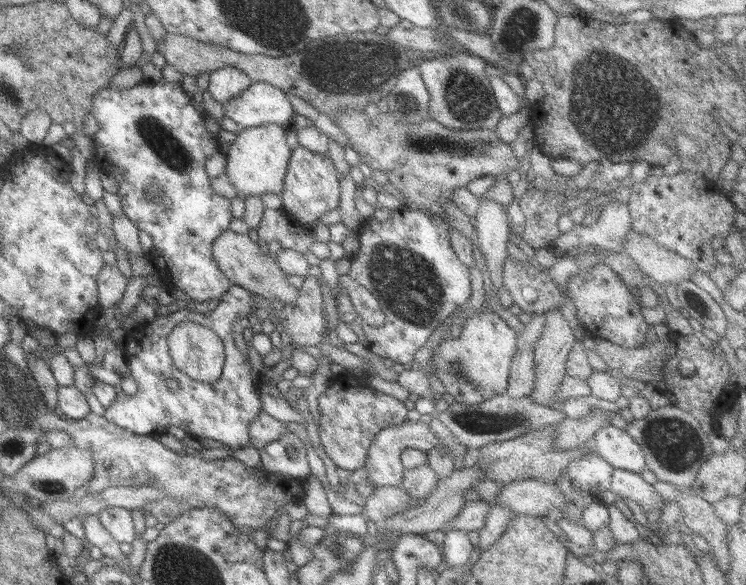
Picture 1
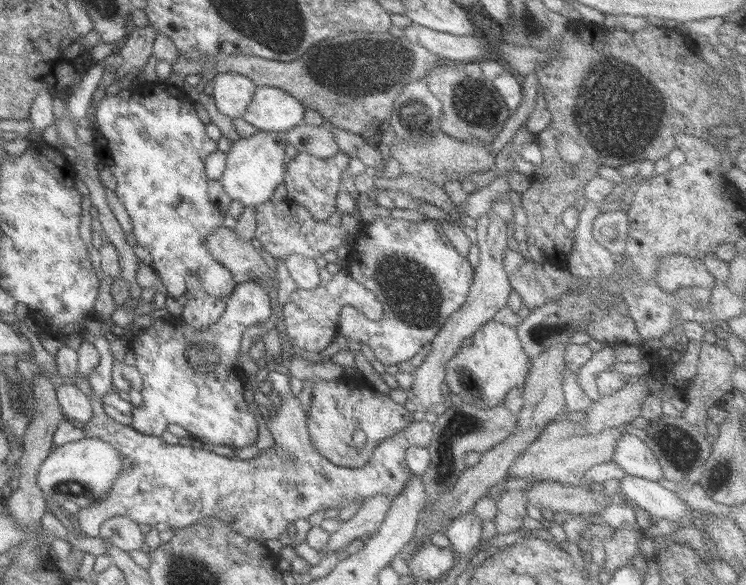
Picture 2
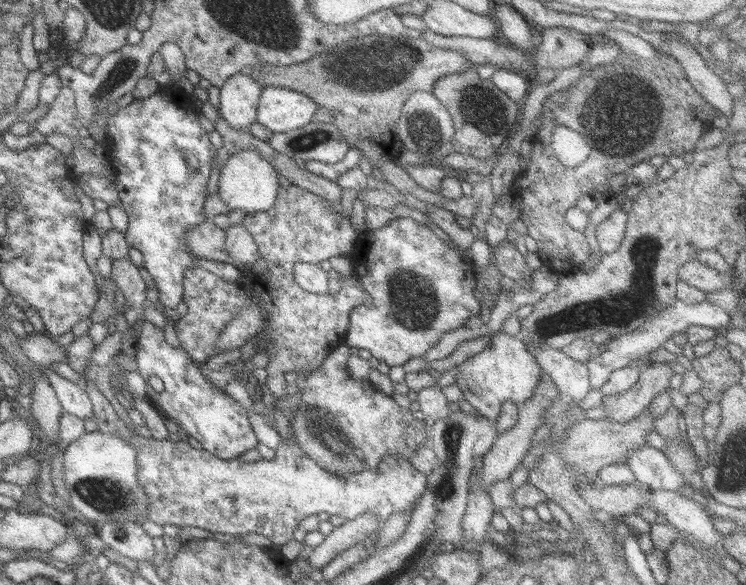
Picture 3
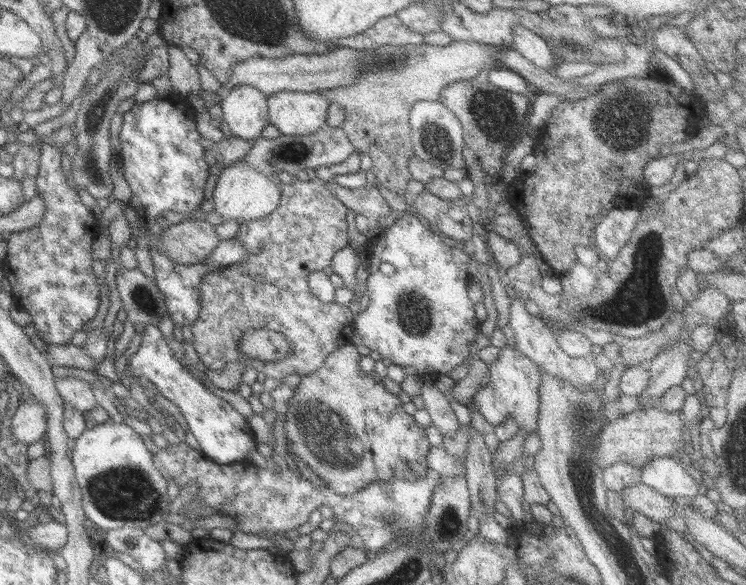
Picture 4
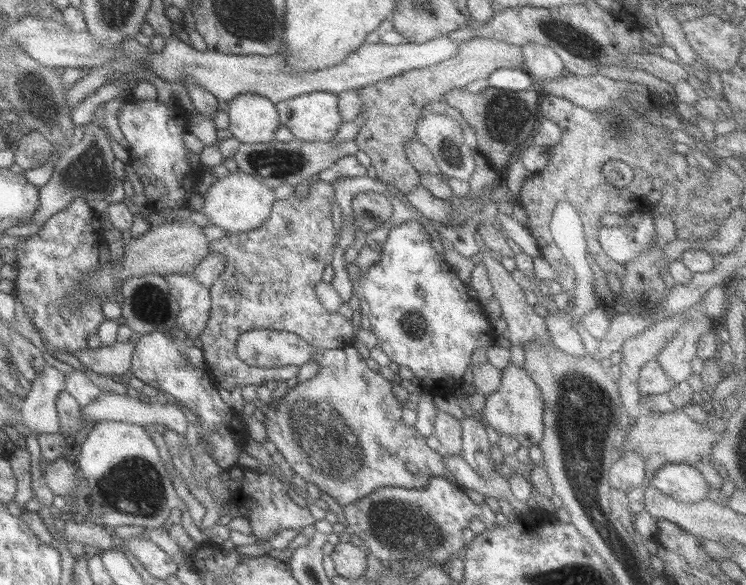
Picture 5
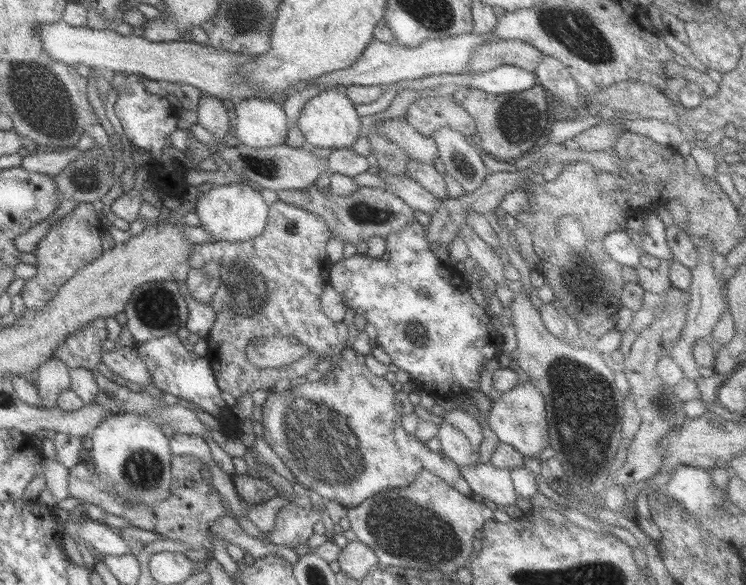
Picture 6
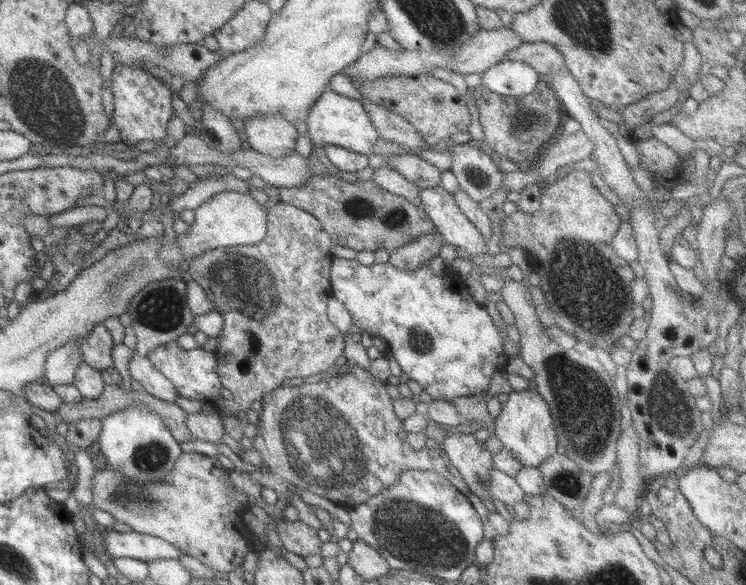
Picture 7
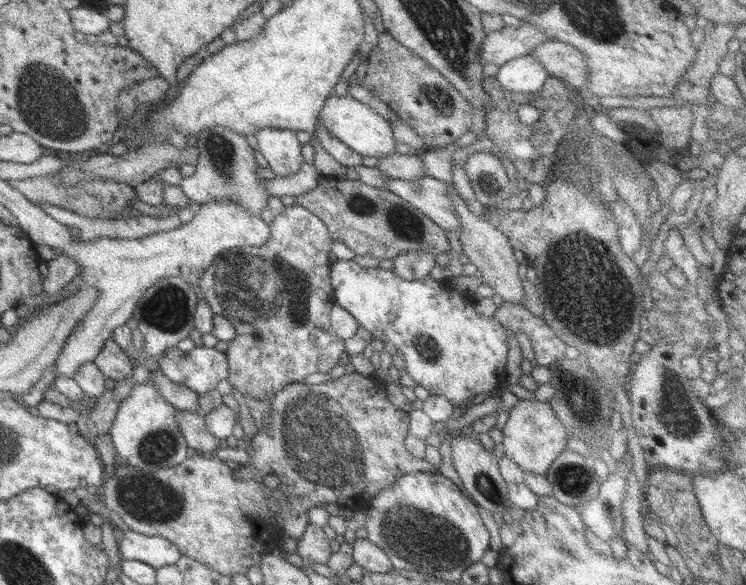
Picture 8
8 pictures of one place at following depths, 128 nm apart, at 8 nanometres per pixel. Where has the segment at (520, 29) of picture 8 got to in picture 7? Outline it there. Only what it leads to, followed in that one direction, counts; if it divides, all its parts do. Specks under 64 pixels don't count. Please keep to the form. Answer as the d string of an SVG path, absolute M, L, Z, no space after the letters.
M504 26L496 30L481 29L474 37L462 43L460 47L440 51L394 51L388 50L376 42L368 53L362 53L360 59L347 67L342 74L350 78L351 81L364 79L366 82L376 80L379 77L388 78L394 75L414 78L420 76L420 74L431 74L435 68L442 68L462 76L475 73L482 74L492 66L503 62L508 53L522 44L522 38L518 38L510 30L510 27Z

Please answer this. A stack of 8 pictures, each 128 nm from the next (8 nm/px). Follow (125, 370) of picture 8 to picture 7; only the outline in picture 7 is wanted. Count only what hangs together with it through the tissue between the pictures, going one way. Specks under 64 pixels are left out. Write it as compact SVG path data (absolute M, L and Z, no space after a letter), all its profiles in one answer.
M97 323L81 342L83 362L96 370L108 370L114 367L112 348L115 342L103 323Z

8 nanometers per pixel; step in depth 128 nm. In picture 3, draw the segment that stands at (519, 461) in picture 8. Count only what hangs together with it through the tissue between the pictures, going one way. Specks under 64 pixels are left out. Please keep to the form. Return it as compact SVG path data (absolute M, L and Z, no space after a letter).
M502 331L496 332L483 351L458 366L460 371L455 383L462 389L468 404L489 420L497 420L506 402L518 406L532 398L542 371L521 336L511 336Z

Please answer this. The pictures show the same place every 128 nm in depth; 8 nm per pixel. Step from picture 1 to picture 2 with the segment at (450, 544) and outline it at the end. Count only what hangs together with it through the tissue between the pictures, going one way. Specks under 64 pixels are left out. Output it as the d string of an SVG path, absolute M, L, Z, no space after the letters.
M472 509L463 517L455 518L445 532L451 552L459 558L470 554L473 548L477 548L483 538L482 524L482 520L472 514Z

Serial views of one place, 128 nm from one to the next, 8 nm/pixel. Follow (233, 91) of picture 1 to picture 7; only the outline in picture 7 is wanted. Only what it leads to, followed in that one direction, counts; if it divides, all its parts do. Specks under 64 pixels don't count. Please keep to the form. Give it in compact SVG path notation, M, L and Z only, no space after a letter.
M267 114L244 120L244 132L250 148L273 158L295 152L297 129L280 114Z

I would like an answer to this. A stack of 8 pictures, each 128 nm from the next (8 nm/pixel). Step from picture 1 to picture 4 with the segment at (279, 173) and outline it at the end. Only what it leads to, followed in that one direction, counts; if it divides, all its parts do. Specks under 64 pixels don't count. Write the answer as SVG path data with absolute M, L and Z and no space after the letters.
M240 160L221 170L213 191L213 211L224 221L237 220L243 223L268 216L279 205L280 199L281 190L272 179L248 166L245 160Z

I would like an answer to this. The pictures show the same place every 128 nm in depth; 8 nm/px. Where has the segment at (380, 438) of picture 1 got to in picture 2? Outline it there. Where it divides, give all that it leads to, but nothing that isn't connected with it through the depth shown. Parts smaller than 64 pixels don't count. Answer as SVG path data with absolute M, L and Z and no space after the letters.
M99 319L90 320L85 324L84 331L81 332L83 340L93 344L99 352L98 366L92 369L88 375L90 386L93 388L95 396L90 396L92 407L94 408L92 418L85 423L84 434L86 438L97 438L101 441L112 445L123 458L123 466L118 479L114 481L112 489L102 501L92 503L90 507L80 510L78 522L81 535L97 538L100 535L100 527L104 521L116 516L126 516L134 523L146 524L148 527L154 527L158 524L166 524L171 530L180 530L192 527L204 519L216 518L223 521L236 531L238 535L245 538L260 541L270 546L276 546L283 534L286 534L290 527L294 526L297 520L307 519L318 511L328 511L336 507L348 506L354 501L364 502L366 499L376 495L388 495L390 499L402 493L406 483L410 481L412 472L405 463L406 449L411 446L428 448L430 441L433 439L433 424L422 419L412 421L404 430L394 434L392 438L385 438L379 446L372 451L372 456L366 463L366 466L347 469L338 467L328 459L320 456L316 447L312 444L307 429L307 416L302 409L300 400L290 389L289 377L270 371L267 380L270 380L272 388L281 396L282 404L277 409L278 415L270 417L265 421L268 430L274 438L274 445L262 450L258 456L252 459L236 459L236 457L221 457L220 454L210 452L203 448L192 446L182 446L179 443L170 445L160 437L151 437L138 432L134 427L128 427L118 423L116 420L108 417L102 409L103 395L111 390L113 384L111 379L111 370L113 367L113 356L111 353L110 343L103 335Z

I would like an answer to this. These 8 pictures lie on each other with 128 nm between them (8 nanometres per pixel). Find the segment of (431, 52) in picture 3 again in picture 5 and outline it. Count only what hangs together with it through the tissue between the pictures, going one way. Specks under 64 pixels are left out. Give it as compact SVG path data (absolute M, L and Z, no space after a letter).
M473 38L459 43L456 57L356 90L363 102L361 113L365 114L366 122L359 128L354 142L371 158L378 180L392 184L405 194L419 184L419 172L408 160L406 145L415 139L415 128L423 106L443 100L449 90L465 88L479 79L488 80L496 70L524 69L524 56L519 45L512 46L490 38Z

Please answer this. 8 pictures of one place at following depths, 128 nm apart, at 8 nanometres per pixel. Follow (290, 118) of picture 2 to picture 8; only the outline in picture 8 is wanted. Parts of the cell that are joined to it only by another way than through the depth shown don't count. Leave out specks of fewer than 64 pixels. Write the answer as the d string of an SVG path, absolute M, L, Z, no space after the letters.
M349 94L345 97L330 95L320 111L318 123L322 123L332 137L352 148L361 157L377 158L379 161L396 153L396 141L391 124L383 116L376 114L375 110L358 102Z

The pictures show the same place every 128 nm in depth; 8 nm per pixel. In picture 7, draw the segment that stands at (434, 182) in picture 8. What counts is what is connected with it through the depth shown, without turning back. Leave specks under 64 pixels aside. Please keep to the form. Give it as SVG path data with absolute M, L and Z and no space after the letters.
M441 185L418 189L419 207L435 224L443 244L460 246L468 254L486 253L488 244L484 243L476 226L460 212L452 193L448 193Z

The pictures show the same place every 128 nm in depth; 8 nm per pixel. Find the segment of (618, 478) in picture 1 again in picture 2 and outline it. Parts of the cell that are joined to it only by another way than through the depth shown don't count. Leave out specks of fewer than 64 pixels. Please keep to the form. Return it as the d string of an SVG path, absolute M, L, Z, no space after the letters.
M636 476L620 479L618 497L630 502L637 510L644 510L654 520L667 519L672 523L693 526L693 511L678 498L675 492L660 484Z

